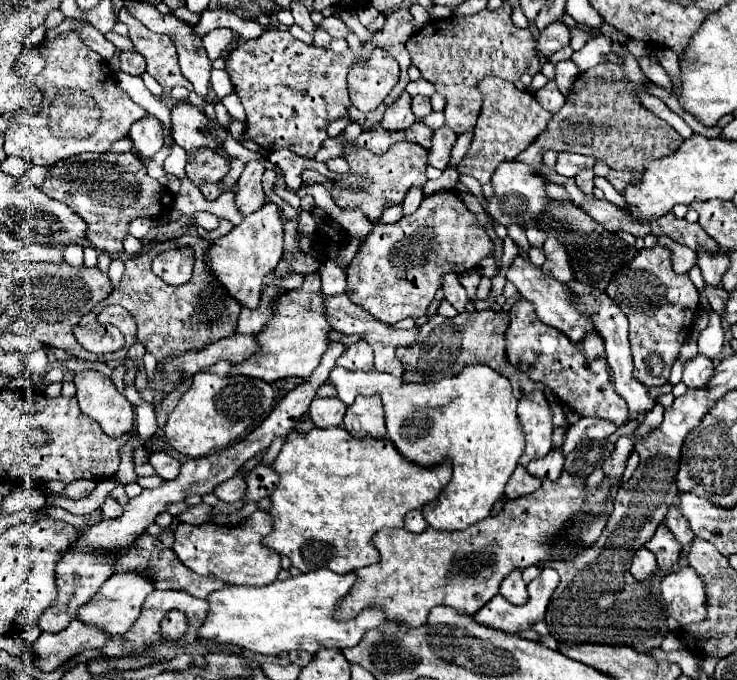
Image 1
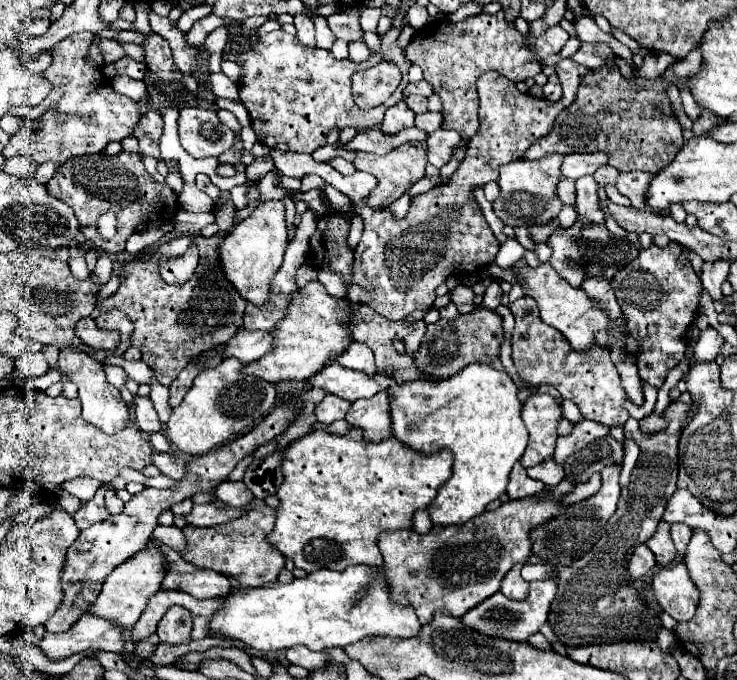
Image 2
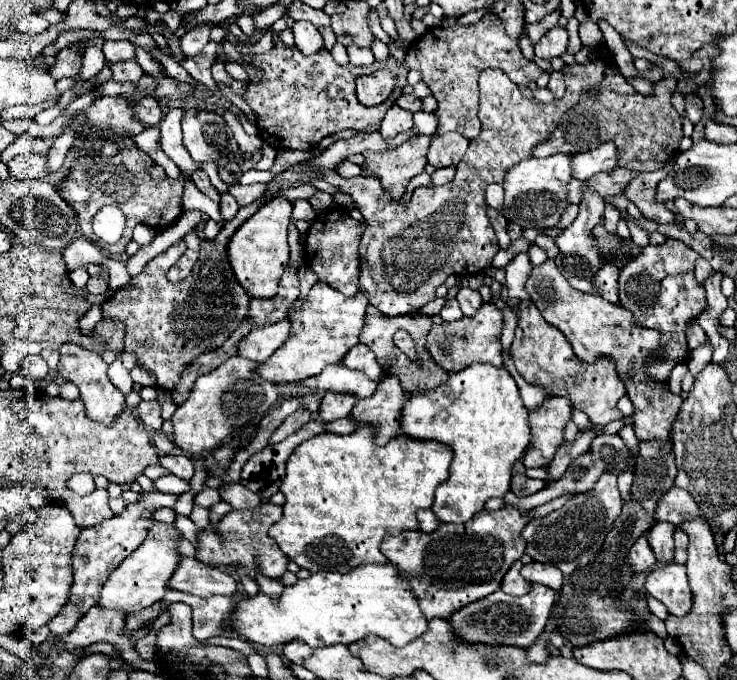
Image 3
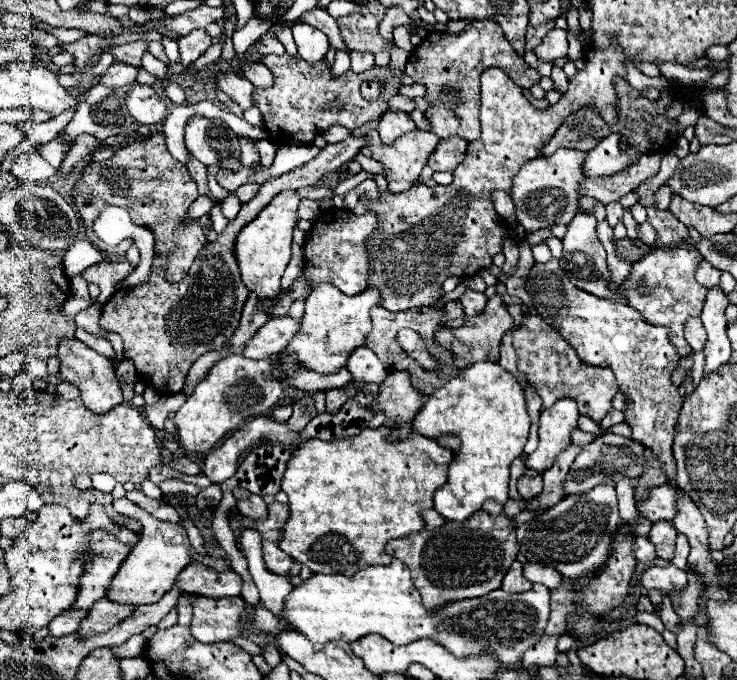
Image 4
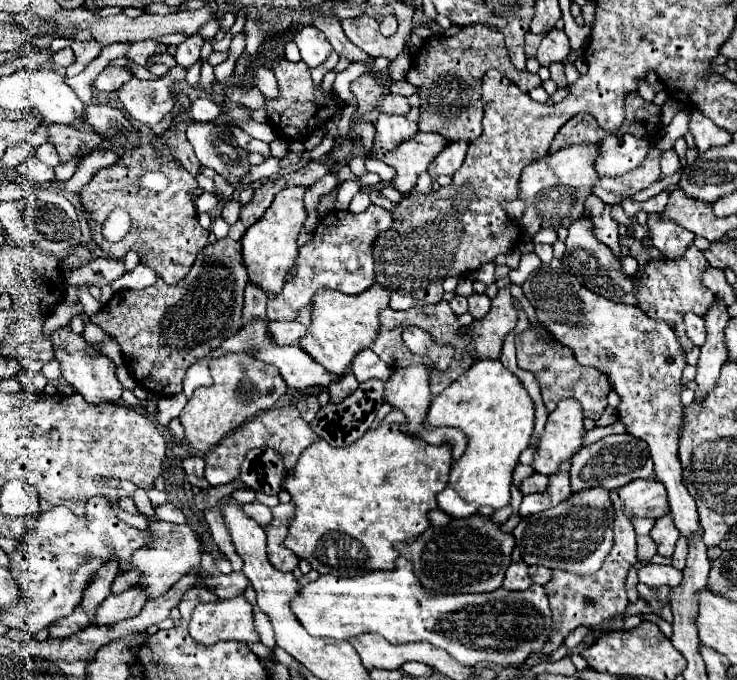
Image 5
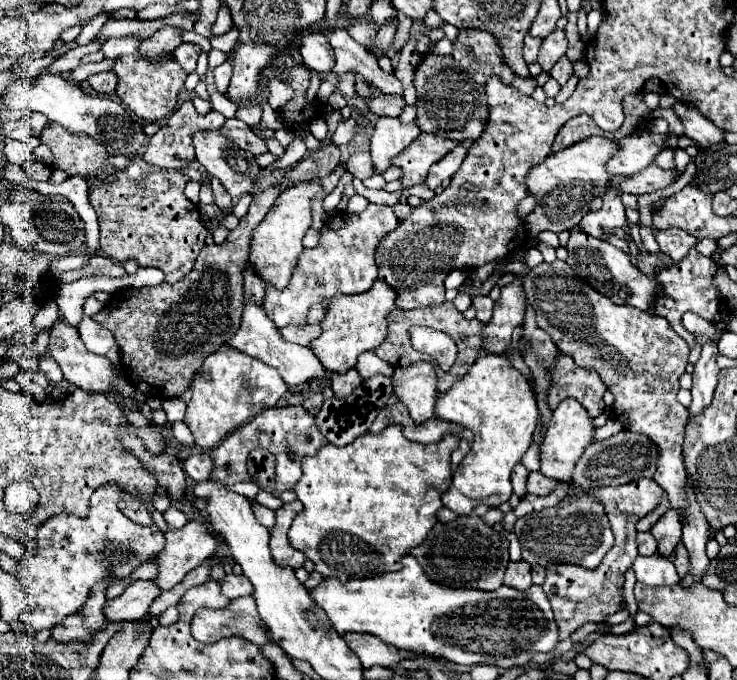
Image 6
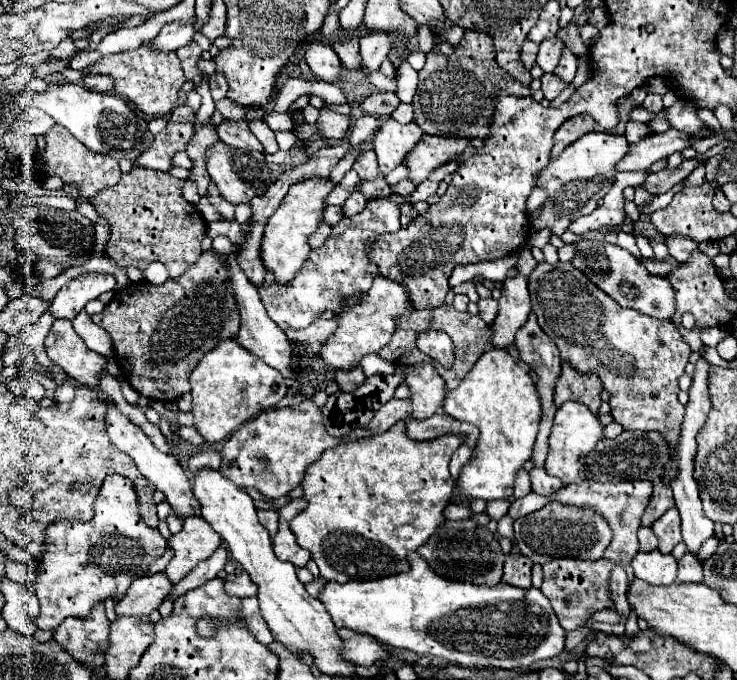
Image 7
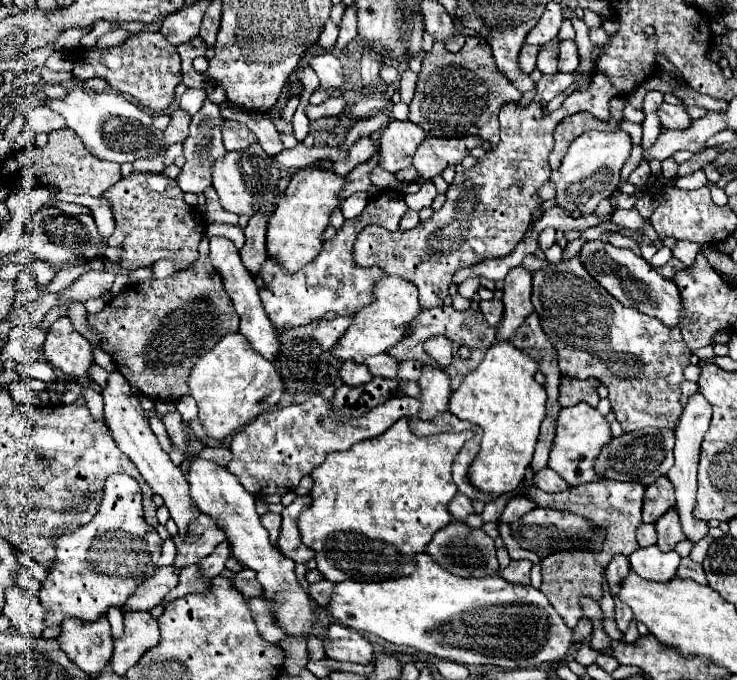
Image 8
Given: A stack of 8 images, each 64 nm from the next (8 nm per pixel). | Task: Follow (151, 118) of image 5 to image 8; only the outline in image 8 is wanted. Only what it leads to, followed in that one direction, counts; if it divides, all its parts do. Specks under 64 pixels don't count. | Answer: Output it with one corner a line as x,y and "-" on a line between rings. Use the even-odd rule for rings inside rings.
160,32
156,34
136,34
128,38
124,44
98,50
96,46
88,52
78,54
80,60
74,62
74,76
80,80
86,78
104,78
108,84
122,94
130,94
142,106
152,112
164,112
174,102
174,90
182,82
180,72
180,56
172,44
164,40

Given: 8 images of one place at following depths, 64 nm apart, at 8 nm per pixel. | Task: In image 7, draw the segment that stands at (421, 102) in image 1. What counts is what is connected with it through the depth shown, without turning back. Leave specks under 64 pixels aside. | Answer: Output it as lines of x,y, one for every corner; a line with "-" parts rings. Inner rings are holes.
378,92
378,94
372,94
370,98
366,98
360,104
360,108
362,108
362,112
366,112
370,116
390,116
398,104
400,104
400,100
394,92

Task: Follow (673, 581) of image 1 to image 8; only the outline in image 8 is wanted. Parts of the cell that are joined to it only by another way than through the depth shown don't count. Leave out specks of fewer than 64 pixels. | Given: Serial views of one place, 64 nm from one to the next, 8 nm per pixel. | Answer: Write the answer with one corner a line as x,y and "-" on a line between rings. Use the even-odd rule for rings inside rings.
658,546
638,548
630,556
632,570
644,580
652,582
670,582
676,576
676,568
680,564
680,556
672,552
662,552

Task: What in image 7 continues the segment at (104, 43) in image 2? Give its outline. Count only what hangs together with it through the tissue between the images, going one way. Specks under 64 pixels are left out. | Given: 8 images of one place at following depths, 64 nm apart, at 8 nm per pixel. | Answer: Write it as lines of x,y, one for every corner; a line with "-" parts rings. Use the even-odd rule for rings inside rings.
194,18
188,22
184,20
168,22
162,26
158,36
152,38
152,48
160,52
178,50
180,46
186,46
192,40
192,34
194,34

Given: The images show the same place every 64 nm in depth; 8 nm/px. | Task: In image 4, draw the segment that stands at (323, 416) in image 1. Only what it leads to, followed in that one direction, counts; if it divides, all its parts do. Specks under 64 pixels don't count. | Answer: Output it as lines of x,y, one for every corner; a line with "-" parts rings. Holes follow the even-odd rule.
344,386
344,388
334,388
334,390
328,390
326,392
326,412
332,414
332,412
338,412
352,396
356,396
358,388
356,386

